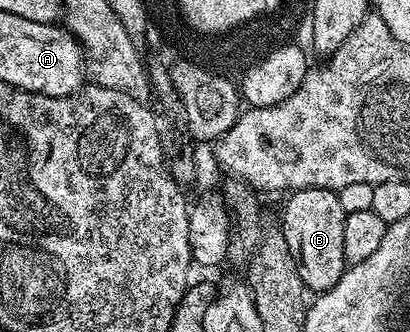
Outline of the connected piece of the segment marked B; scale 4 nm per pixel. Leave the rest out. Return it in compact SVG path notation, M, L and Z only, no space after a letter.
M296 190L287 198L290 199L280 213L280 225L284 240L288 240L288 252L292 252L292 260L296 260L300 280L304 280L310 292L331 290L348 265L344 256L346 213L340 208L337 193L332 190Z

